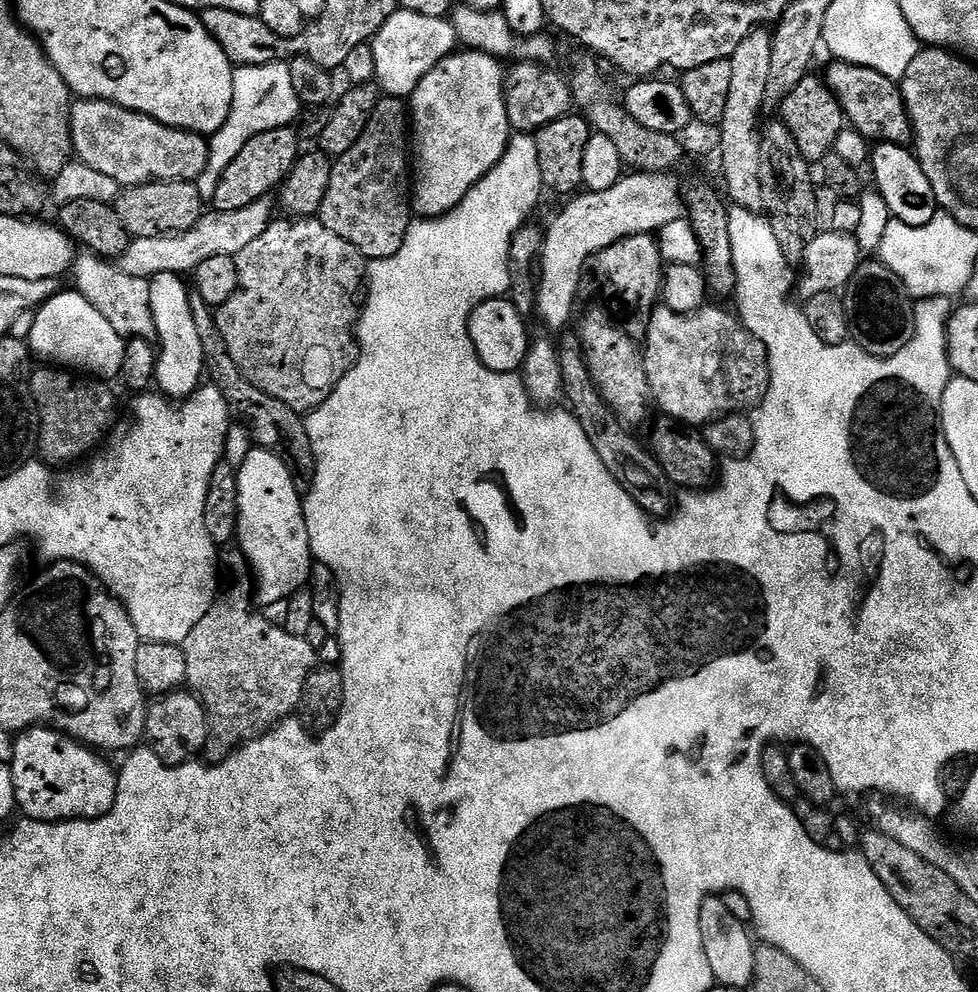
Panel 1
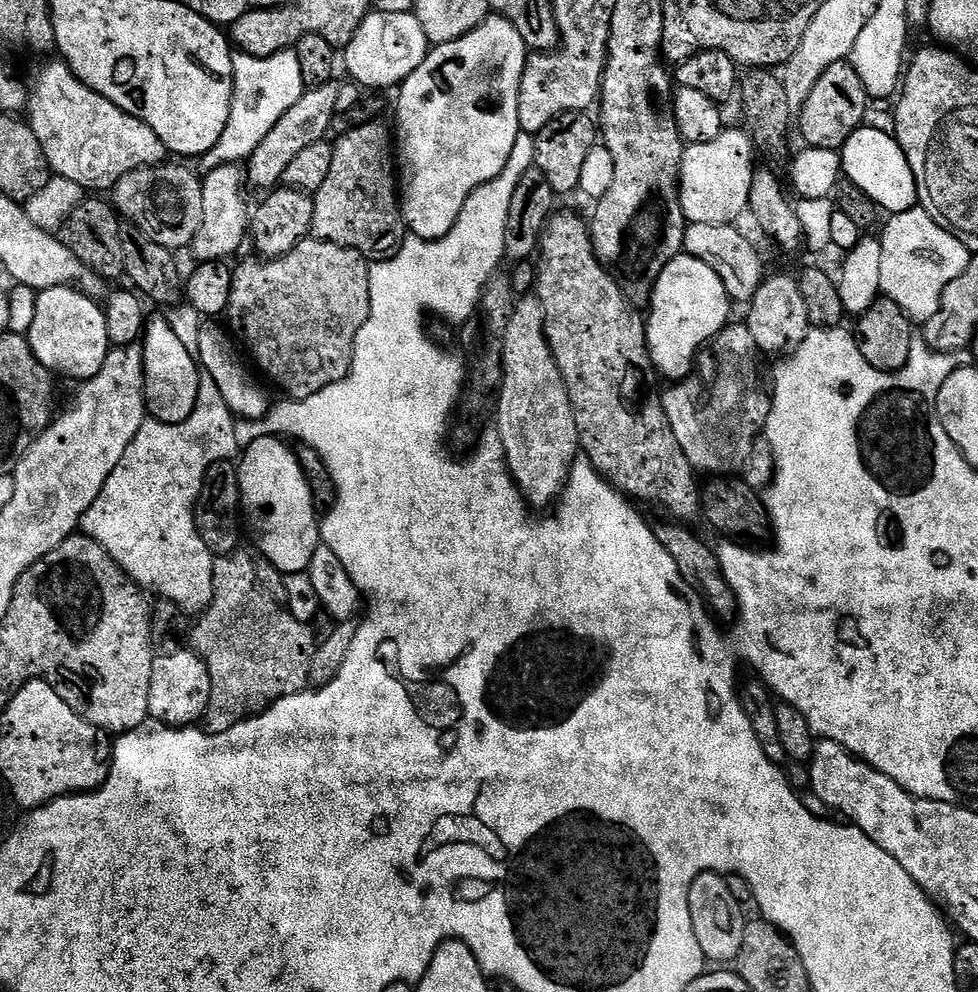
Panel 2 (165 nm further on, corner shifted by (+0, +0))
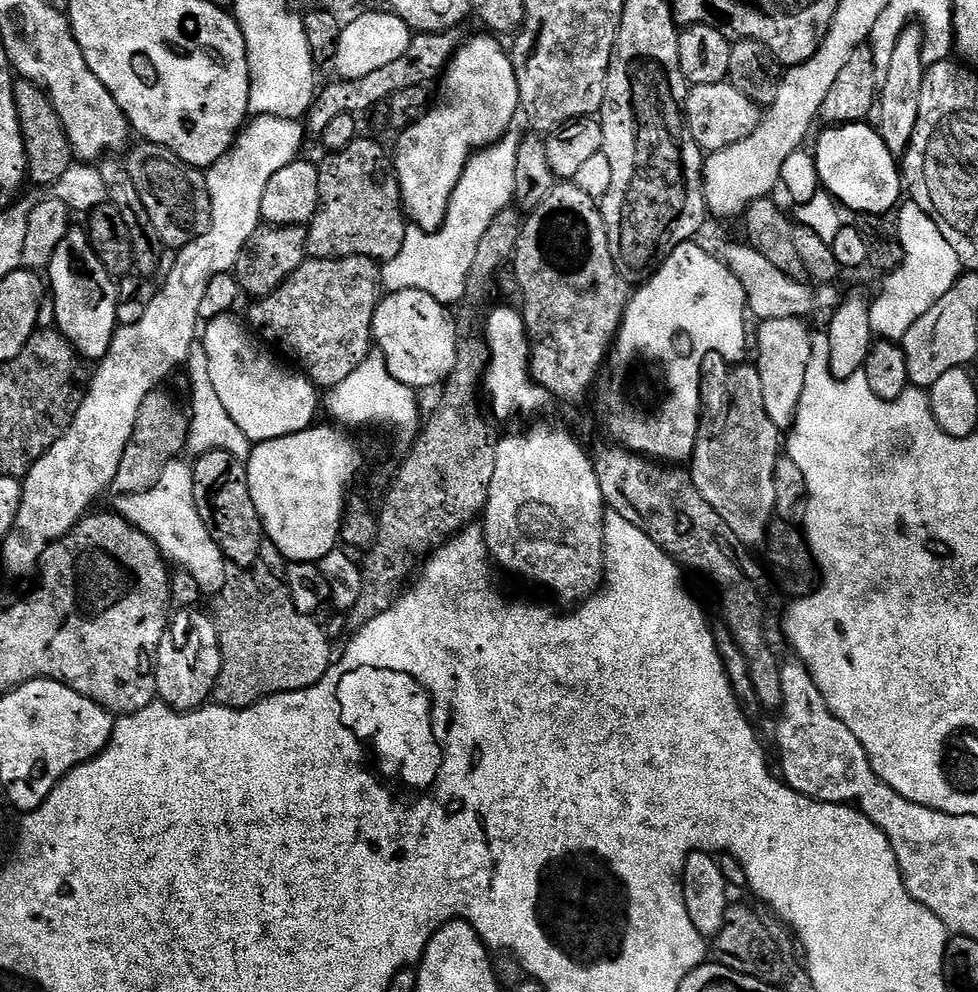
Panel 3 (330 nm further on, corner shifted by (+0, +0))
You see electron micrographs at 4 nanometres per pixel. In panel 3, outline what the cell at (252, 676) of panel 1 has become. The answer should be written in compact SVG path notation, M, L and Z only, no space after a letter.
M233 571L226 586L215 597L214 619L220 632L222 670L218 674L214 700L224 708L249 708L271 696L306 690L320 683L334 663L334 644L325 629L294 606L288 585L281 577L279 580L272 572L260 571Z

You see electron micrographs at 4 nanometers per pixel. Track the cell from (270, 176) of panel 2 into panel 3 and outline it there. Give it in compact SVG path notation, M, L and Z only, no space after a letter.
M459 31L450 32L421 32L413 35L410 46L402 58L390 62L374 74L366 74L366 78L354 78L353 80L333 79L333 84L328 84L319 89L318 95L312 102L312 109L306 117L306 128L314 137L320 138L323 132L338 115L348 113L371 113L379 104L385 104L390 94L398 94L398 90L406 90L406 86L428 86L431 80L439 81L444 75L444 70L462 43Z

